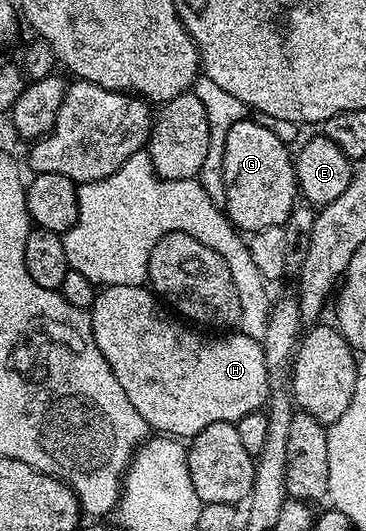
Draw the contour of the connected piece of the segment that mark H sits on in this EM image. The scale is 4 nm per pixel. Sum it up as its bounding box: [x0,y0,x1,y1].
[89,285,271,440]

